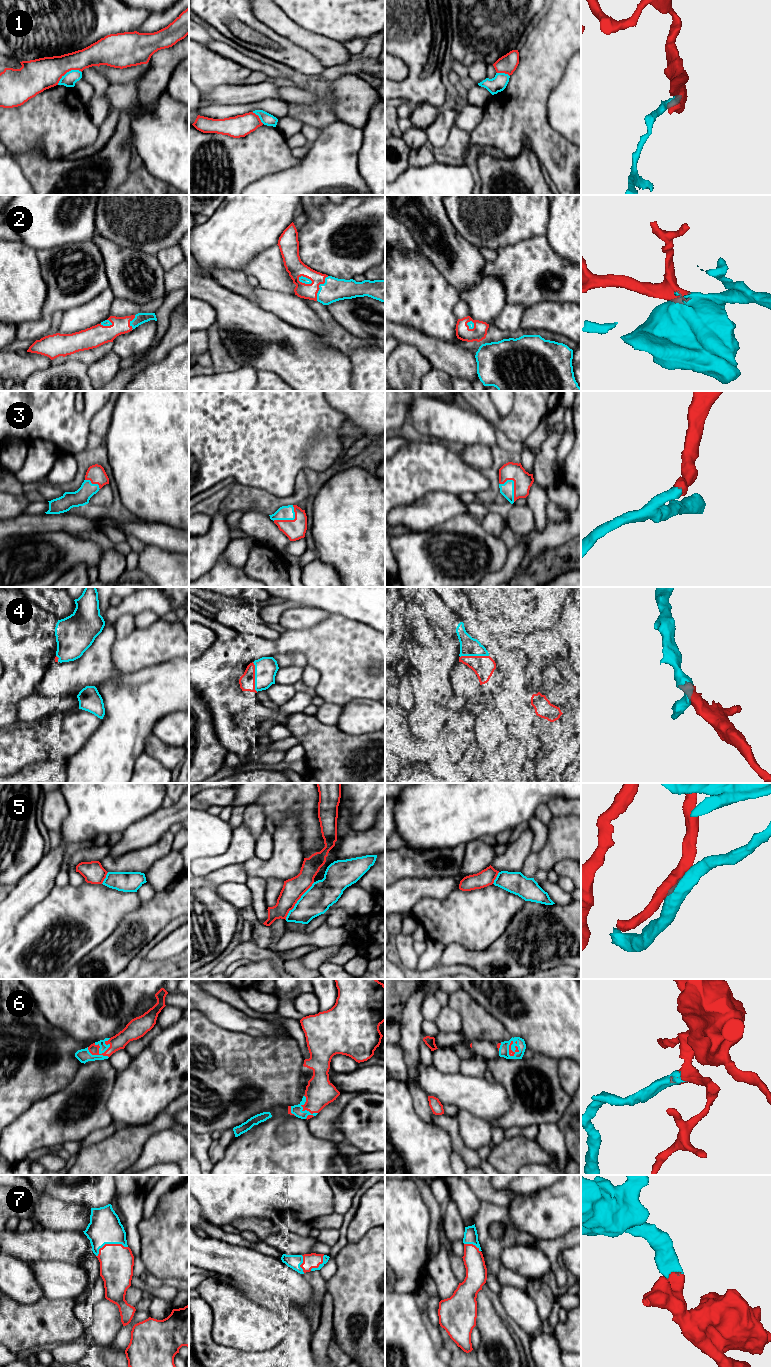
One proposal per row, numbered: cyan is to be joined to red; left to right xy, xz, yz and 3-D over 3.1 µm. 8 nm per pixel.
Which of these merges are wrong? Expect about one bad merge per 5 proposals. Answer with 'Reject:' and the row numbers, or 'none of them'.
Reject: 1

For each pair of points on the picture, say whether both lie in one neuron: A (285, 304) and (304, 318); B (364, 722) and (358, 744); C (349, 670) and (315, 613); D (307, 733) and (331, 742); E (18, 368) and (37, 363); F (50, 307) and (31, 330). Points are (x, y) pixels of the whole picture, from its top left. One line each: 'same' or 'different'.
A: same
B: different
C: different
D: same
E: same
F: same

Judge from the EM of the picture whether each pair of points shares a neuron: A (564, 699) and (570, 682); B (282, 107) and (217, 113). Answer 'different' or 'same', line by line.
A: different
B: same

